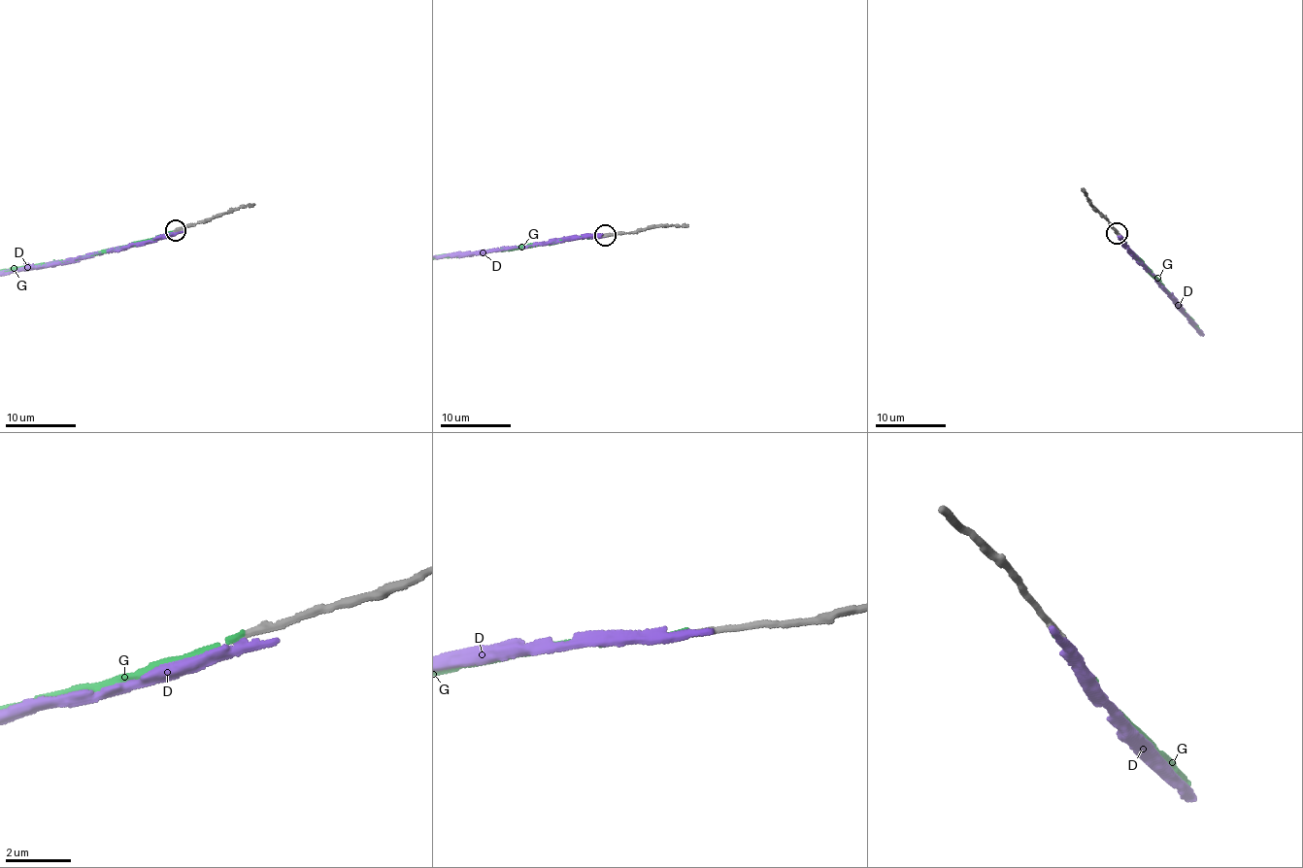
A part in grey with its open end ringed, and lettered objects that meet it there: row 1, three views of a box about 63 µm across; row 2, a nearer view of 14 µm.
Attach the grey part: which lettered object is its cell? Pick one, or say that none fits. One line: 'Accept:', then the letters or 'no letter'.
Accept: G

